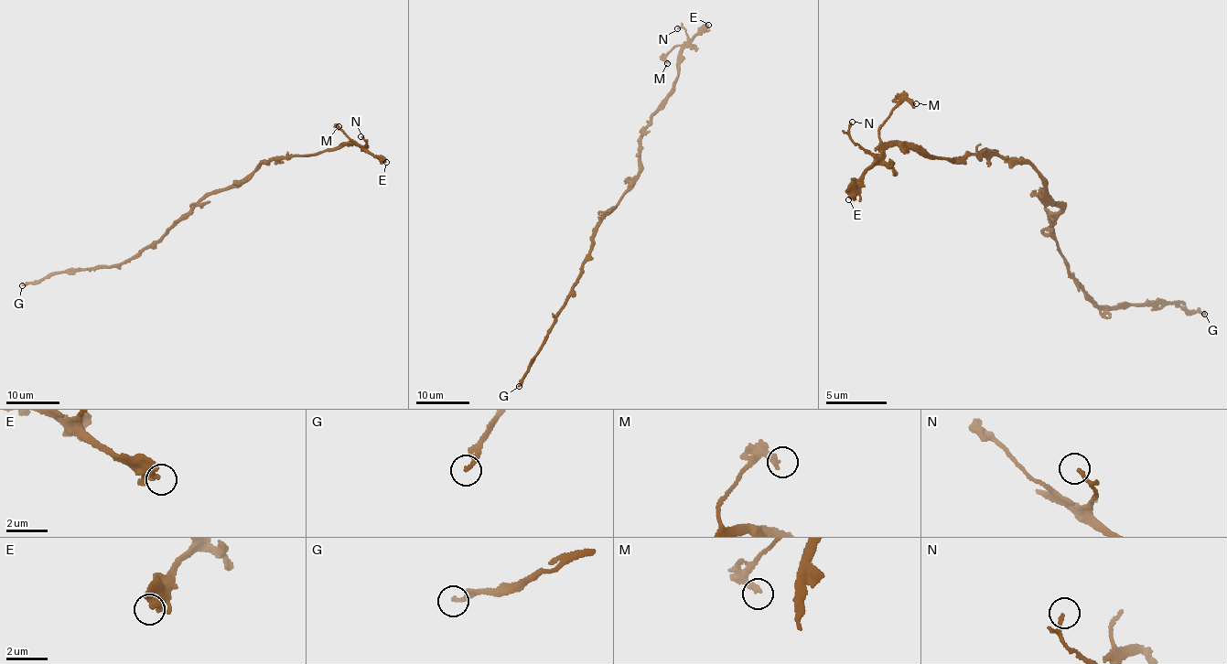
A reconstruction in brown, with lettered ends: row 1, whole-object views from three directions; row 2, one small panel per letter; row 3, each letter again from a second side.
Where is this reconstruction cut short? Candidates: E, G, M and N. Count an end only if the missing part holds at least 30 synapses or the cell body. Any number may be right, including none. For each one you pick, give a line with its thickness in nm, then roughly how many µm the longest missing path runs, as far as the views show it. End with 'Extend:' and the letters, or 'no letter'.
E: 320 nm | 25 µm
Extend: E

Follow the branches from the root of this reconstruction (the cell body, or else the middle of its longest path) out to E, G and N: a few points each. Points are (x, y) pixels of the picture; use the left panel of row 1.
E: (208, 196), (233, 185), (261, 163), (265, 165), (274, 159), (294, 155), (317, 155), (351, 144), (386, 162)
G: (208, 196), (202, 198), (188, 217), (166, 235), (119, 264), (67, 269), (22, 285)
N: (208, 196), (233, 185), (261, 163), (317, 155), (351, 144), (364, 146), (366, 143), (360, 136)

